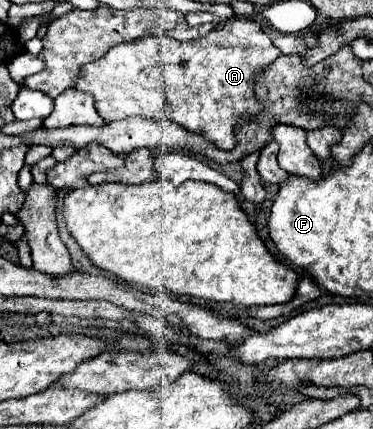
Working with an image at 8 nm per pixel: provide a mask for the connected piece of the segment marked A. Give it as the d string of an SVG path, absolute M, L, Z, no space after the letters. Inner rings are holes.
M231 17L215 25L205 37L187 43L157 35L115 45L99 61L83 65L75 87L95 97L95 109L105 123L133 115L171 119L205 135L219 149L233 149L237 115L257 115L263 109L255 97L255 77L279 55L281 51L257 21Z

